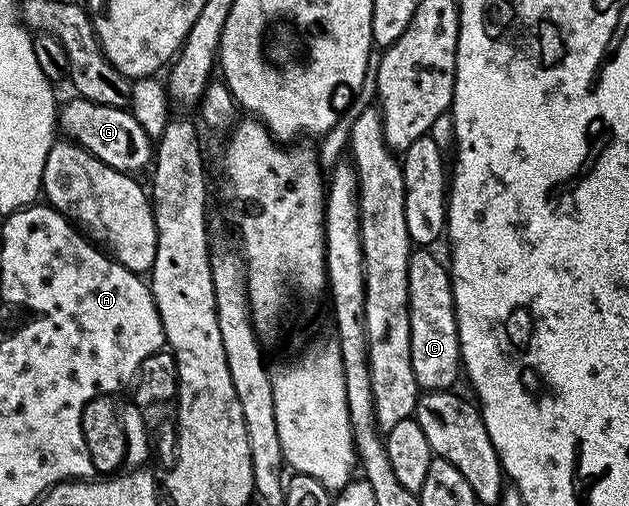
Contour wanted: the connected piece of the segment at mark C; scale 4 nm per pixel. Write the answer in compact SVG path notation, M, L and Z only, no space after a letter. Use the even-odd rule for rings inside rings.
M417 248L407 260L407 304L409 305L409 323L411 324L411 372L415 372L418 391L452 391L463 374L459 332L455 316L453 299L453 280L451 270L433 255L429 248Z

